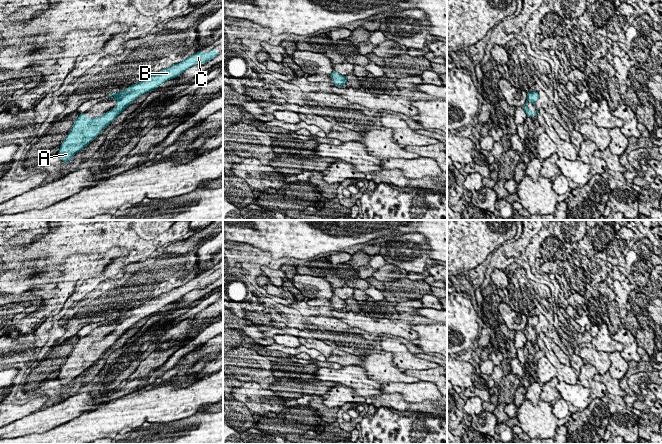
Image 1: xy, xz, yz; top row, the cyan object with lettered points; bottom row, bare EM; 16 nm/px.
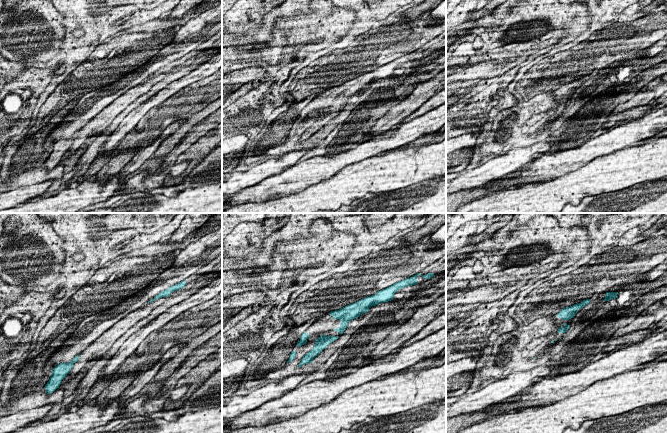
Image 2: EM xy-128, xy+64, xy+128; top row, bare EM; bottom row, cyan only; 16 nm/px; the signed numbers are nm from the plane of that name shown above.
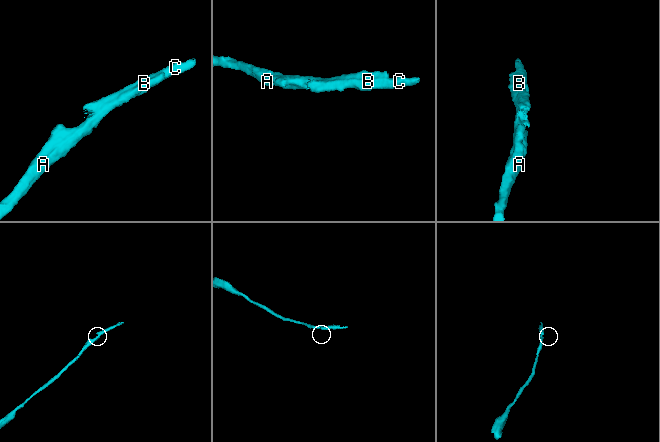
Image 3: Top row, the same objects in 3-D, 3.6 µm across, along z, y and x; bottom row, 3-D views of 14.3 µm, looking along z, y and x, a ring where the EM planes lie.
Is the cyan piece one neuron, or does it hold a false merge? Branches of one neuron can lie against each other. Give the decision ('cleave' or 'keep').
keep

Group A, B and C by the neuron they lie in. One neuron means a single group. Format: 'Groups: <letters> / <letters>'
Groups: A B C

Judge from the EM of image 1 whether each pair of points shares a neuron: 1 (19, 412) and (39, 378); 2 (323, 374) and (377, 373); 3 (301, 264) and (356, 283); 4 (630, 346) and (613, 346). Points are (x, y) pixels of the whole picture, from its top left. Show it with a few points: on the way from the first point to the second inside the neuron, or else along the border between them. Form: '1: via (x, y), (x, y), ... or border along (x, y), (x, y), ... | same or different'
1: border along (32, 396), (28, 400) | different
2: border along (359, 366), (369, 378), (378, 380), (381, 383) | different
3: via (315, 268), (342, 275) | same
4: border along (610, 336), (622, 344), (620, 352) | different

